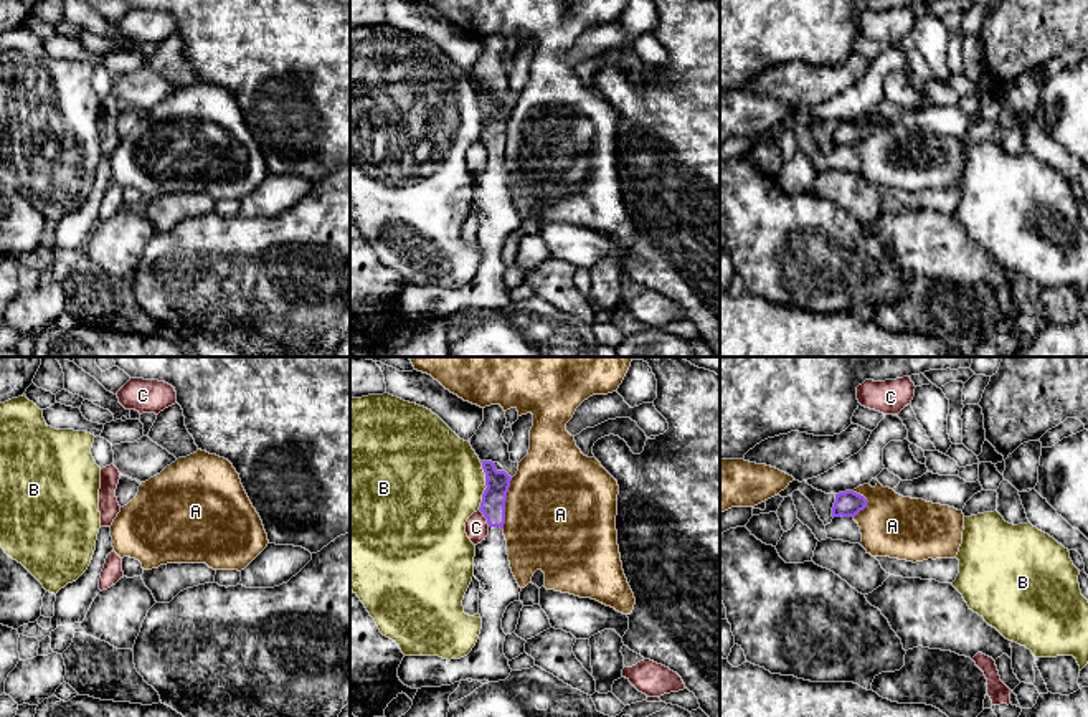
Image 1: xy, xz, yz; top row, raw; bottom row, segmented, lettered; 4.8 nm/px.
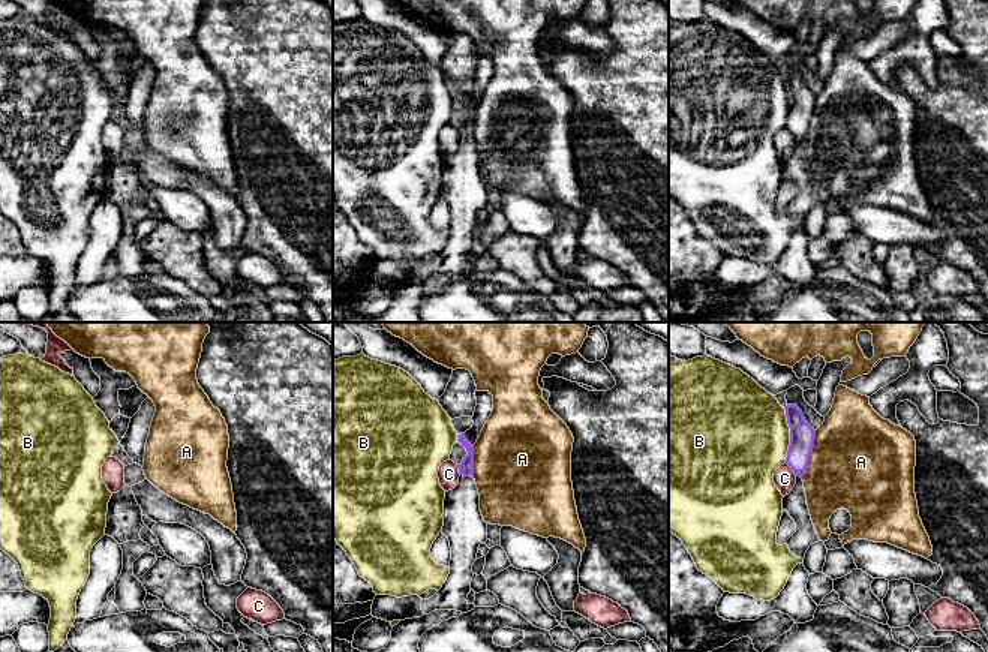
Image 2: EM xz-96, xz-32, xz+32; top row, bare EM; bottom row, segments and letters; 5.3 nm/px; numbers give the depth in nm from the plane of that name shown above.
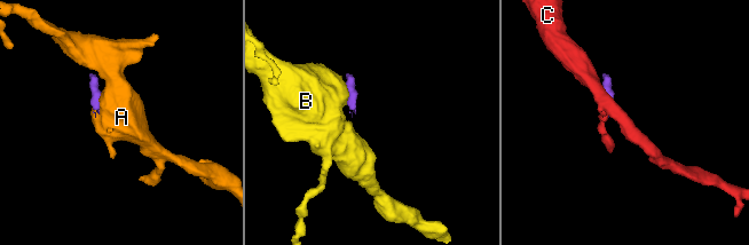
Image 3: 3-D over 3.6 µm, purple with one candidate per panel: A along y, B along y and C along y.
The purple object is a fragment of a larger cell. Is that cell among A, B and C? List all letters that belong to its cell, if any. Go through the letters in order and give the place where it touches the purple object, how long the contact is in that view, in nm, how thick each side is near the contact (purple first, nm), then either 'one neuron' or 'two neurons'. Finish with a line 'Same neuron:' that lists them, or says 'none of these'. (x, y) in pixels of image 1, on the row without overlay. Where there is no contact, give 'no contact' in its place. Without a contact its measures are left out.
A: xz (504, 132) | 260 nm | 120/480 nm | two neurons
B: xz (486, 114) | 240 nm | 120/480 nm | two neurons
C: xz (484, 146) | 100 nm | 120/110 nm | two neurons
Same neuron: none of these

